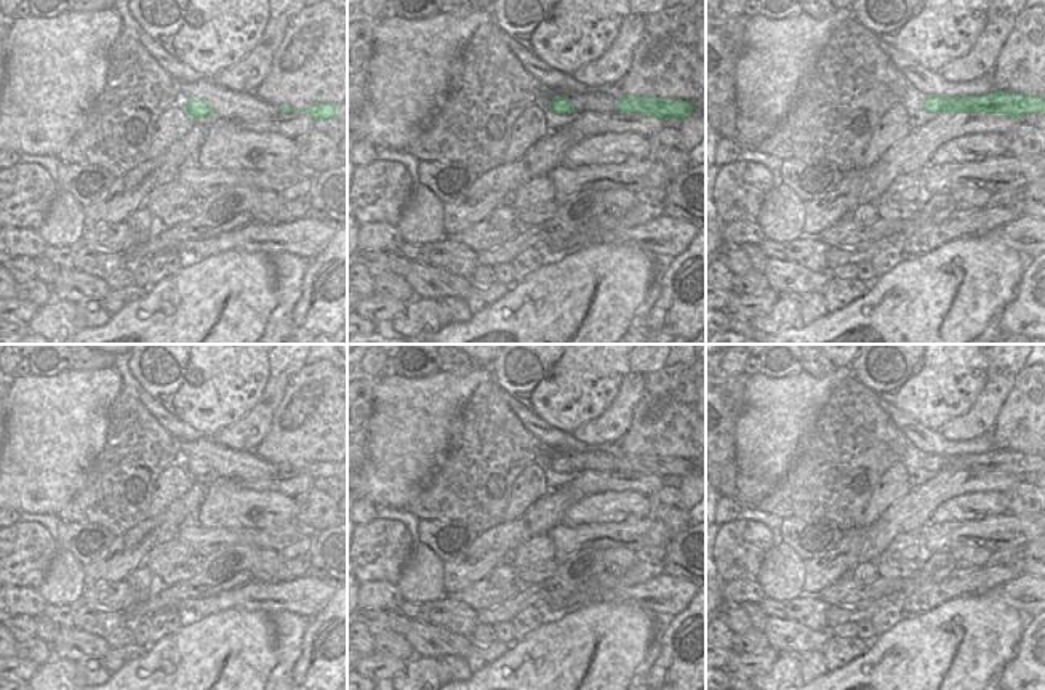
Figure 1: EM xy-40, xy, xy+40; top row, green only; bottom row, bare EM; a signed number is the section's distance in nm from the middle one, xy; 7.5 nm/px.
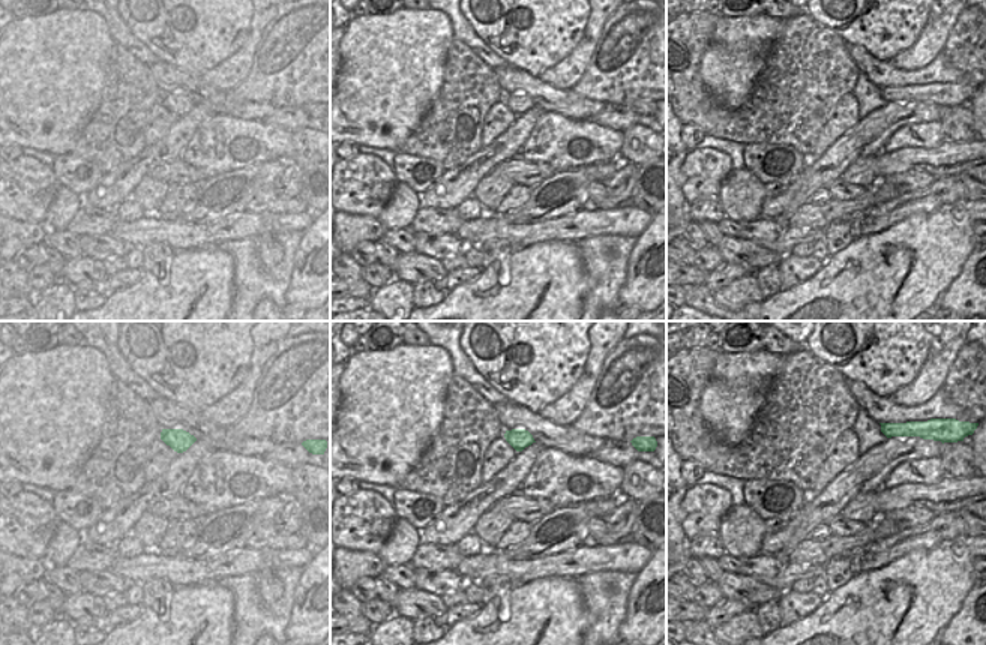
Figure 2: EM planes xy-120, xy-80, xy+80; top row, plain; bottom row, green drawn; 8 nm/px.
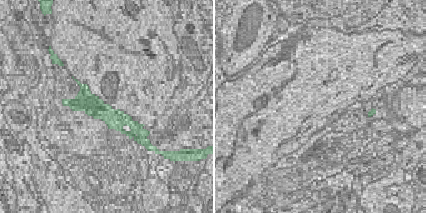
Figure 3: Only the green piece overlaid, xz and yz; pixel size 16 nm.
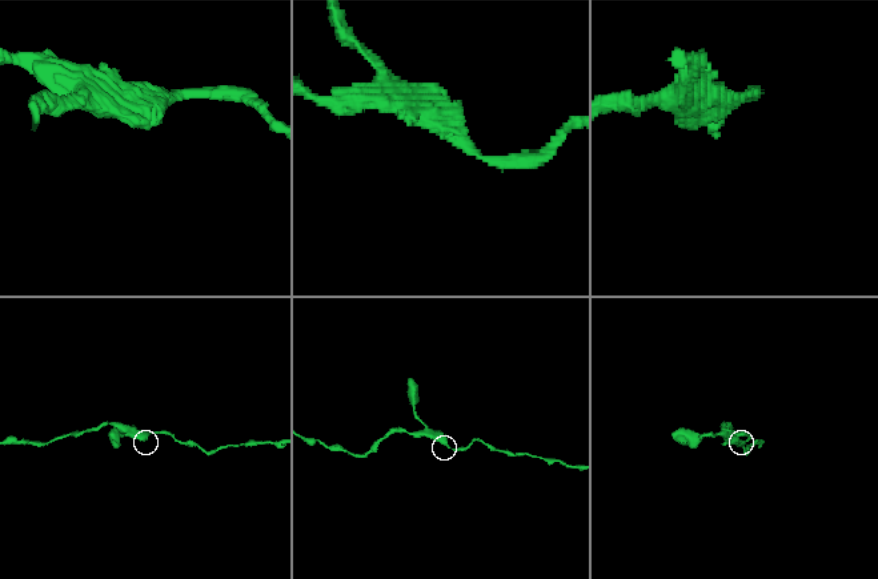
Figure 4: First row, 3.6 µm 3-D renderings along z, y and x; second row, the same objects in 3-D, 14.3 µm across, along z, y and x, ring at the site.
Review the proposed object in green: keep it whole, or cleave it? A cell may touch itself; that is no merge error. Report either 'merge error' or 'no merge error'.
no merge error

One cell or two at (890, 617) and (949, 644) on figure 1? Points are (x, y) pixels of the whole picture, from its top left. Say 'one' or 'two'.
two

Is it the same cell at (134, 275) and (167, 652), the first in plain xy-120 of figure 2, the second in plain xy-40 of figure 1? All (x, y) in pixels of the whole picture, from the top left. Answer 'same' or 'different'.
different

